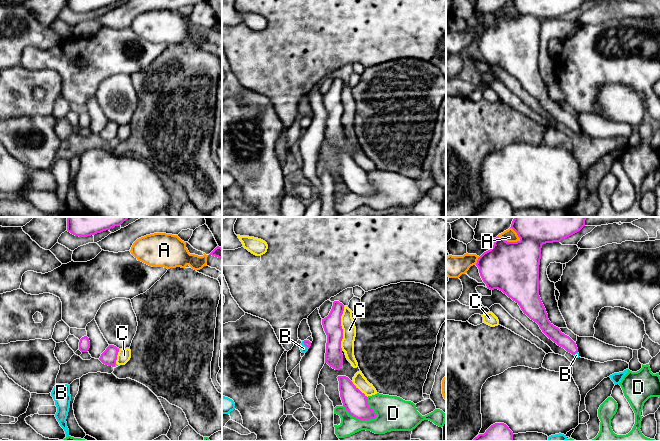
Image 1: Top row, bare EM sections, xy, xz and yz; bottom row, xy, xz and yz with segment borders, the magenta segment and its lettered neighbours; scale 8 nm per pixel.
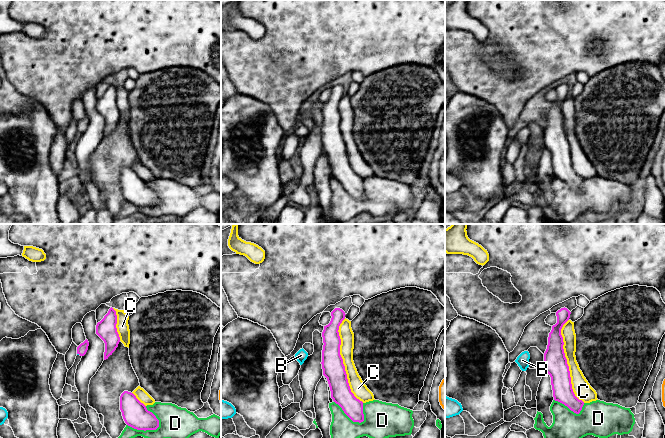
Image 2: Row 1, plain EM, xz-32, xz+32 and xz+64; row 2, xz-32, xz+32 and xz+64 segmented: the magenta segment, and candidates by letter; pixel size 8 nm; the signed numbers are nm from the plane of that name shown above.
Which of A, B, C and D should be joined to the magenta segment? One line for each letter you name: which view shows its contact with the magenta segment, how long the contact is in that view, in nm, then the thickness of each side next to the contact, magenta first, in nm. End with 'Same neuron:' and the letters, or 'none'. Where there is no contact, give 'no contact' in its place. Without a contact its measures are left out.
B: contact in xz; length 80 nm; calibres 60 and 60 nm
Same neuron: B

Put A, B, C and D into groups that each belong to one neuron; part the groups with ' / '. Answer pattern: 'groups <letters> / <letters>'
groups A / B / C / D

